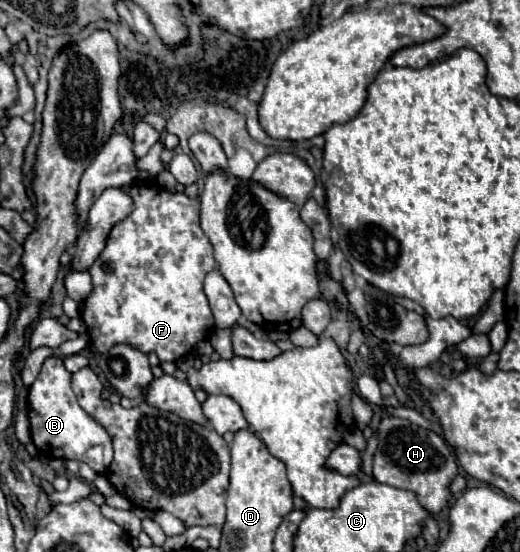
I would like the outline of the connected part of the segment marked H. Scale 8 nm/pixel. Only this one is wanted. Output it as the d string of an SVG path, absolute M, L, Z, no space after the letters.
M384 417L378 427L378 451L374 453L374 479L378 483L386 483L398 489L408 489L414 491L420 499L420 503L430 511L430 513L440 513L448 507L448 501L452 499L450 485L454 477L458 475L458 465L452 449L440 435L434 431L420 429L418 425L412 425L406 419L398 417Z

